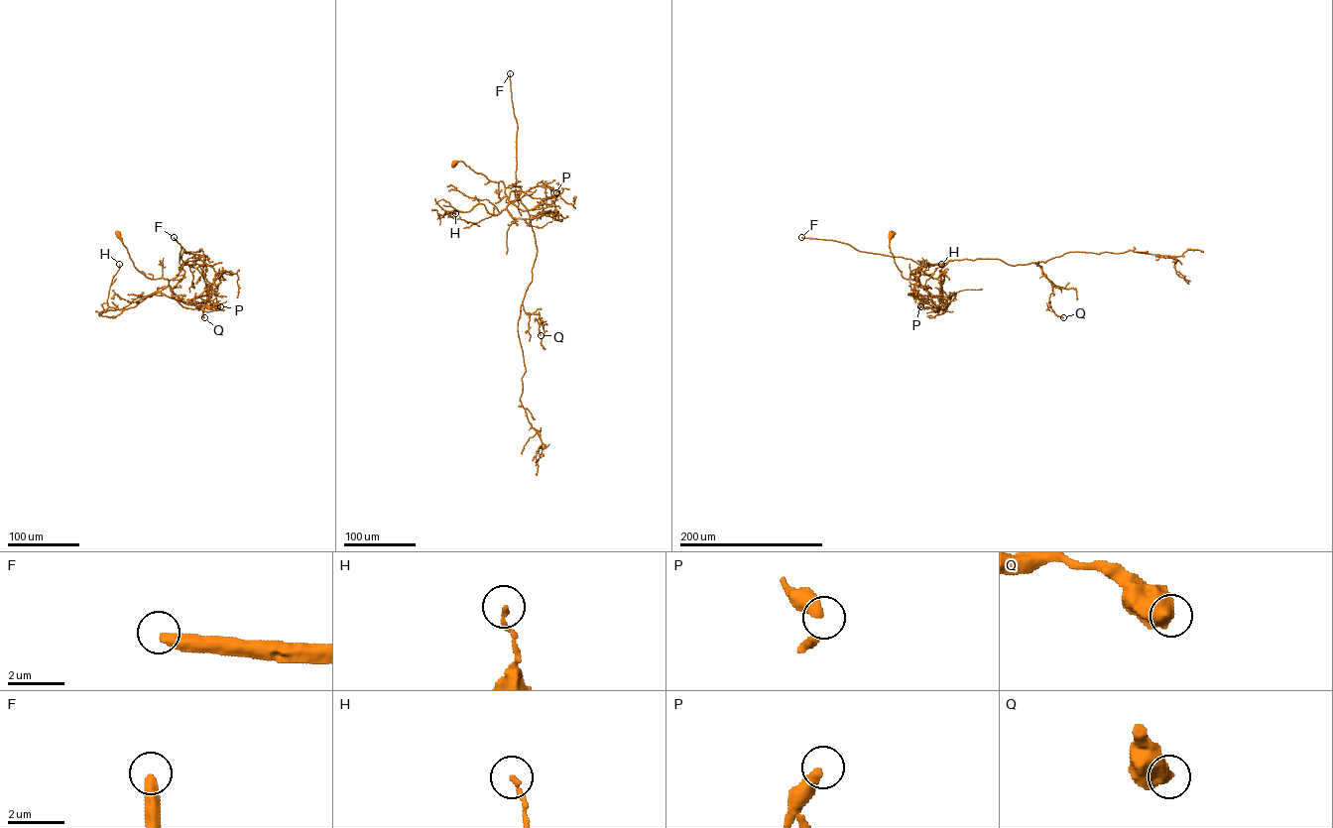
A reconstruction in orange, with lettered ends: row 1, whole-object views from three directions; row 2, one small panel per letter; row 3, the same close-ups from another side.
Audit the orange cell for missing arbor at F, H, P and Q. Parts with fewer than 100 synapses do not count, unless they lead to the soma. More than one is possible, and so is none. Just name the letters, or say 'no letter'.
F

